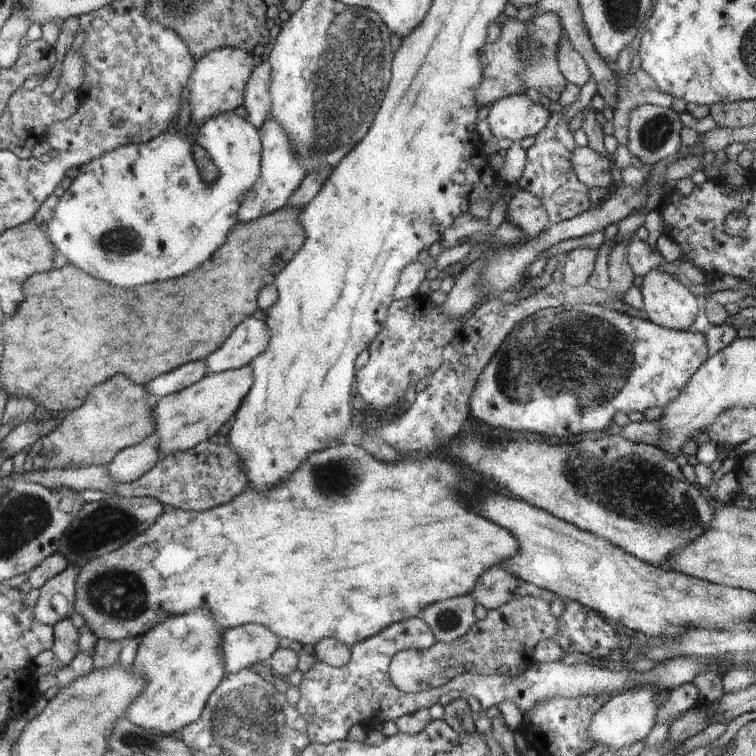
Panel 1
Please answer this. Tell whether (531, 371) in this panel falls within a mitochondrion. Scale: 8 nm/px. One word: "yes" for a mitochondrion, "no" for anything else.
yes

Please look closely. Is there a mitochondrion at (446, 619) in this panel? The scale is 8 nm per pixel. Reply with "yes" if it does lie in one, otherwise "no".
yes

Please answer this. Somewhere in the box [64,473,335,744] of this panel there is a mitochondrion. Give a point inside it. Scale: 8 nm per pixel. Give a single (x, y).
(119, 593)

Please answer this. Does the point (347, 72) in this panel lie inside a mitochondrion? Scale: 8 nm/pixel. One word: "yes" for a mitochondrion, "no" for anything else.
yes

